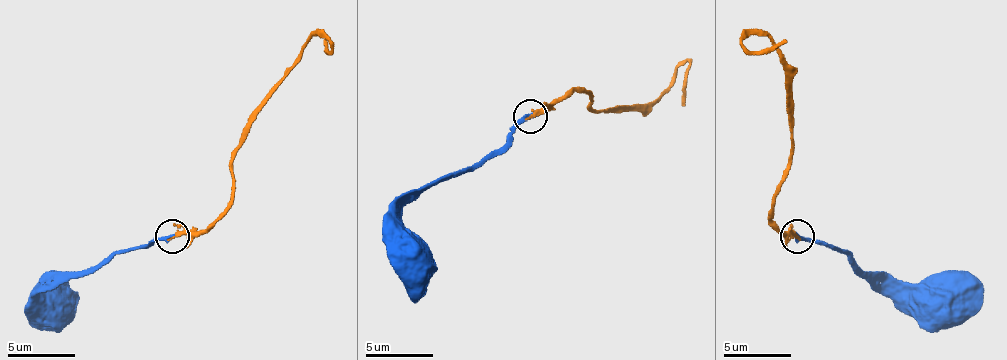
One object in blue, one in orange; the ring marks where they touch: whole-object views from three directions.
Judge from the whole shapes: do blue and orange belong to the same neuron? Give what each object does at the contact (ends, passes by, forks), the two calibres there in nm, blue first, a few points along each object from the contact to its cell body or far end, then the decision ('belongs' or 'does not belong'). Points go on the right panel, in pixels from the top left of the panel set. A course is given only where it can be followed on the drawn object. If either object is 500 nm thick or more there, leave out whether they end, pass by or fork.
blue ends | orange ends | 420/240 nm | blue via (796, 237), (836, 247), (860, 271), (880, 271), (890, 281), (904, 281), (920, 298), (931, 301) | orange via (796, 237), (772, 210), (792, 146), (792, 72), (766, 35), (742, 42), (769, 52), (786, 38) | belongs

